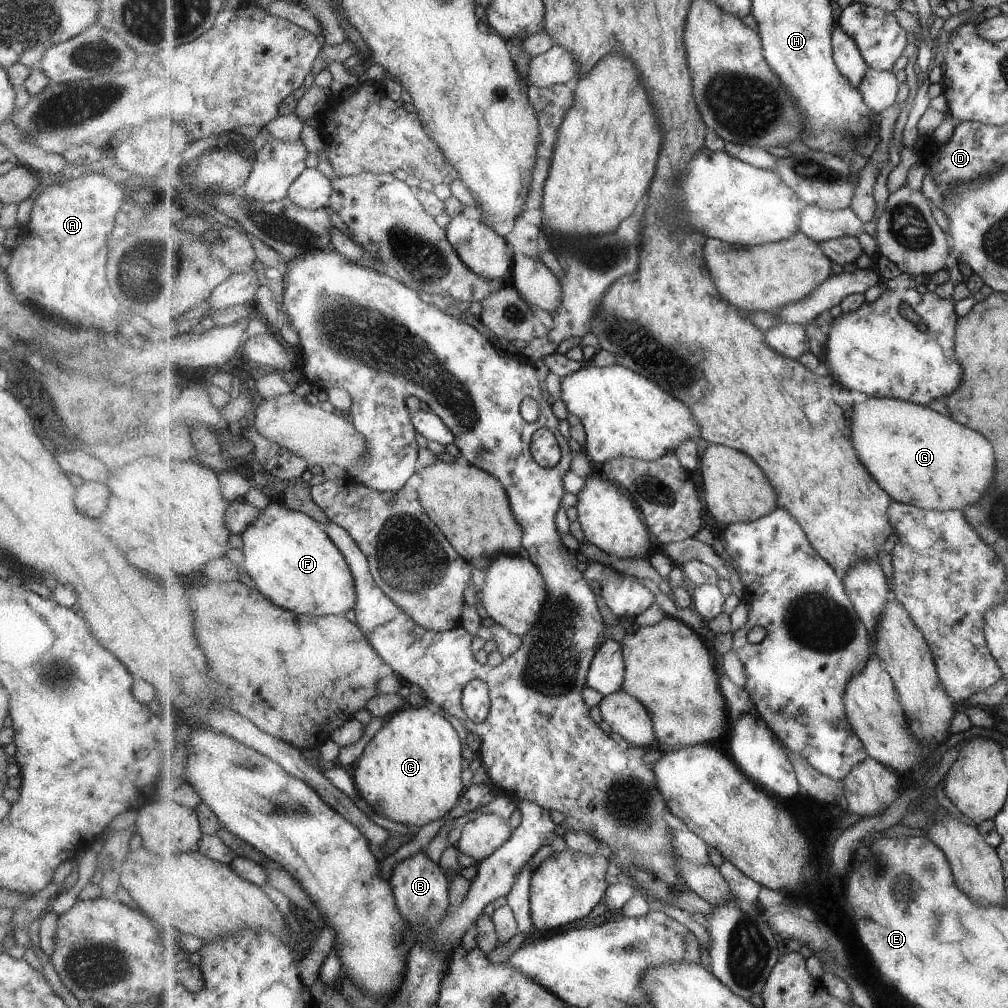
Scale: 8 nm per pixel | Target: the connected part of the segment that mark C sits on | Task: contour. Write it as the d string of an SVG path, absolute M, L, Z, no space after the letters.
M406 704L385 717L383 725L354 764L354 773L351 777L353 785L373 812L393 822L405 824L414 834L425 824L447 816L457 806L467 786L463 785L461 780L463 742L457 730L441 714L431 712L426 707L413 709Z

